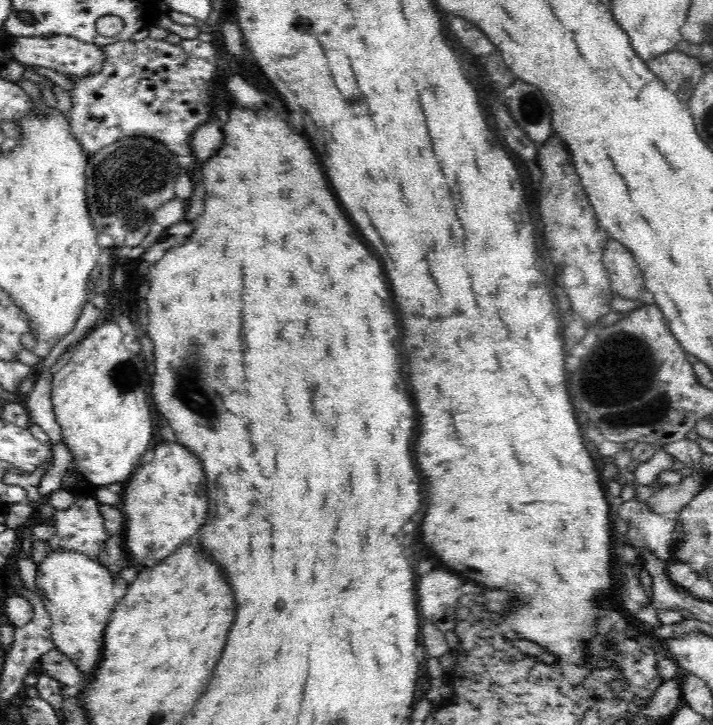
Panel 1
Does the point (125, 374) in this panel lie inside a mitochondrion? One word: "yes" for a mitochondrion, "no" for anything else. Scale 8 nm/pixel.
yes

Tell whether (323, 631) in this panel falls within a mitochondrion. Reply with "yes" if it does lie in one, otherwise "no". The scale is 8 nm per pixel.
no

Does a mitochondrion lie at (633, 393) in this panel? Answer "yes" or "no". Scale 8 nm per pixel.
no

